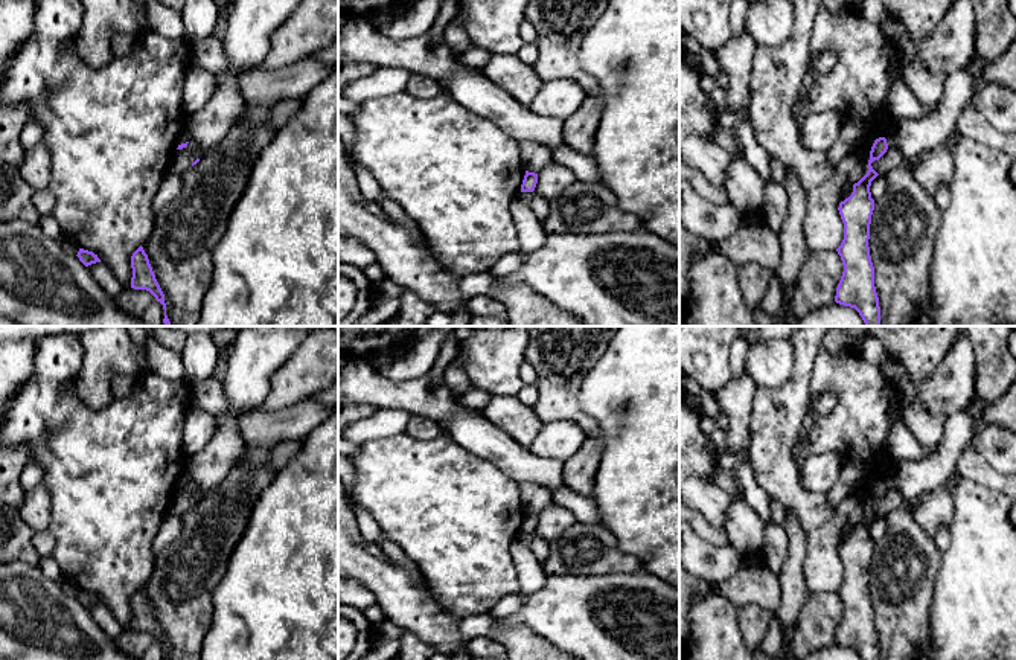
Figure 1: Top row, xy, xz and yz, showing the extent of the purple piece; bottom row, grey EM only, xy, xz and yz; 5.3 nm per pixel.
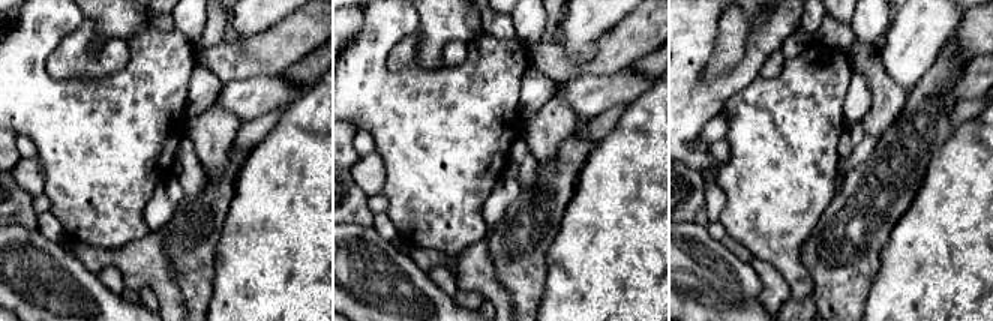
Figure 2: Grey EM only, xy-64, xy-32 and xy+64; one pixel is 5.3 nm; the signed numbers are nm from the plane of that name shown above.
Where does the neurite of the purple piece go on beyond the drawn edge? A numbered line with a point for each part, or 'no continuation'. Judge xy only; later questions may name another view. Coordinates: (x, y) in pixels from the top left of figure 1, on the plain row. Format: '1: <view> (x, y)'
no continuation

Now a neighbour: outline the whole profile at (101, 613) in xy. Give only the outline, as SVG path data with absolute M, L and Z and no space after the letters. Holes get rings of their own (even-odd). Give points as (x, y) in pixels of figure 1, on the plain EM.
M96 604L88 607L87 610L108 637L117 639L123 633L122 625L107 605Z

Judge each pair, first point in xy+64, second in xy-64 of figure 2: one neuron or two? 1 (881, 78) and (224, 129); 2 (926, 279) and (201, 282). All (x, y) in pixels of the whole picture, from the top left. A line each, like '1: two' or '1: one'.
1: one
2: two

